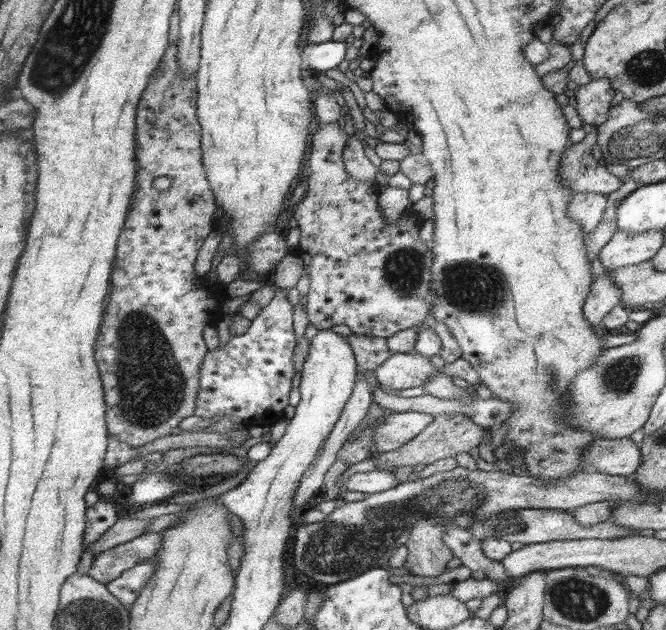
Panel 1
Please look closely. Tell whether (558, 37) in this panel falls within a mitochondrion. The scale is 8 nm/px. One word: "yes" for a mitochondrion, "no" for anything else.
no

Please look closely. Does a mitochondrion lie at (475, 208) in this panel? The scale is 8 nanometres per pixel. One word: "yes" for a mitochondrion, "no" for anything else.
no

